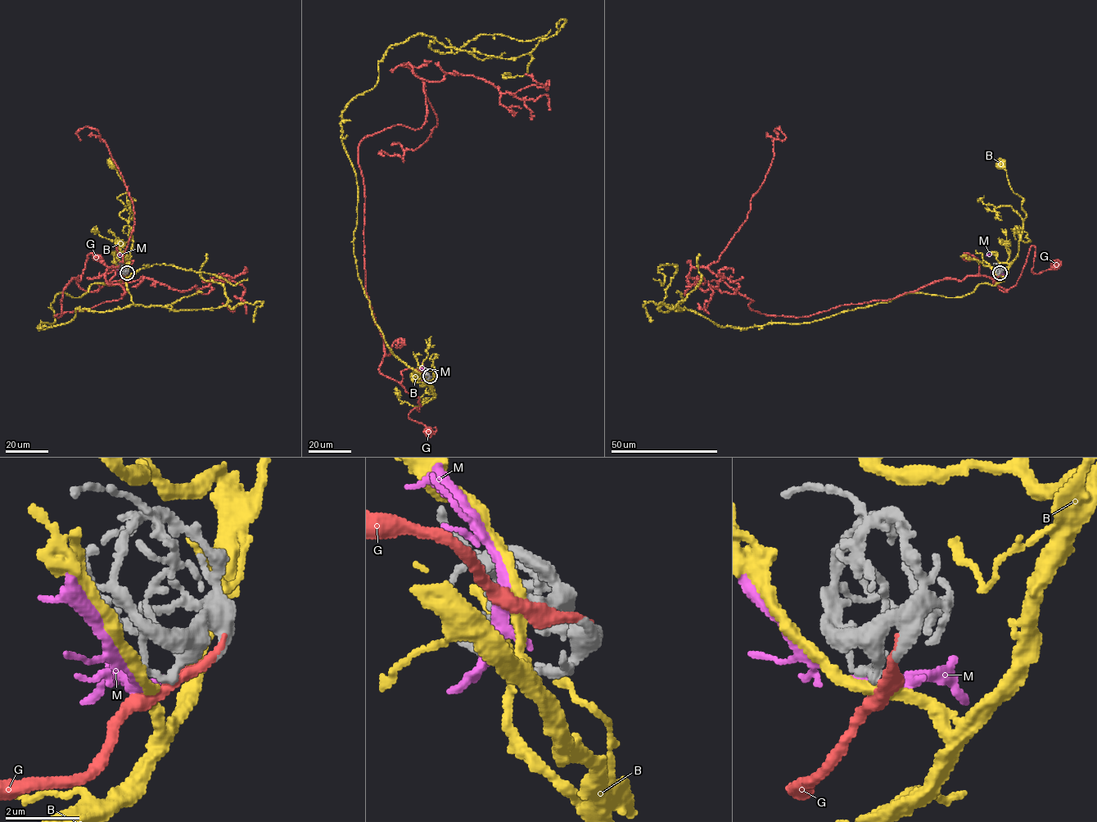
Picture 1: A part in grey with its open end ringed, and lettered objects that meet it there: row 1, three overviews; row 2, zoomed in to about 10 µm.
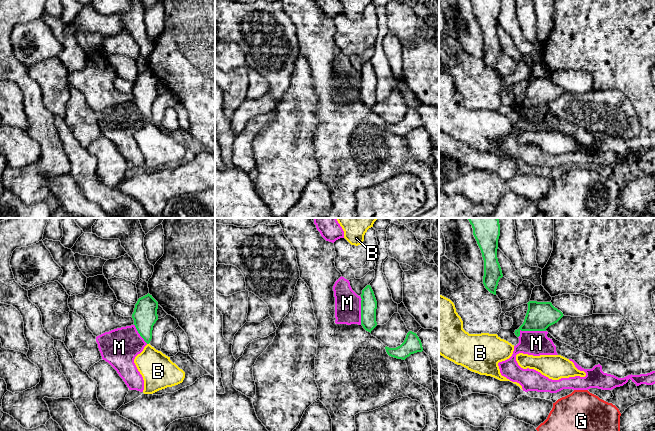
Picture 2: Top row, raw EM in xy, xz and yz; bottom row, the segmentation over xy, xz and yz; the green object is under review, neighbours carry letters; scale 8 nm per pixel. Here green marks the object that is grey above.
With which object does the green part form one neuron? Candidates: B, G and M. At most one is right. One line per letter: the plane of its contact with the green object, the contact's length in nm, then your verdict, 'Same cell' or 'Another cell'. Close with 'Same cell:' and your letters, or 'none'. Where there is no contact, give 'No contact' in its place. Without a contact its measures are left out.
B: No contact. Another cell
G: No contact. Same cell
M: Touches green in yz. Shared border 240 nm. Another cell
Same cell: G

